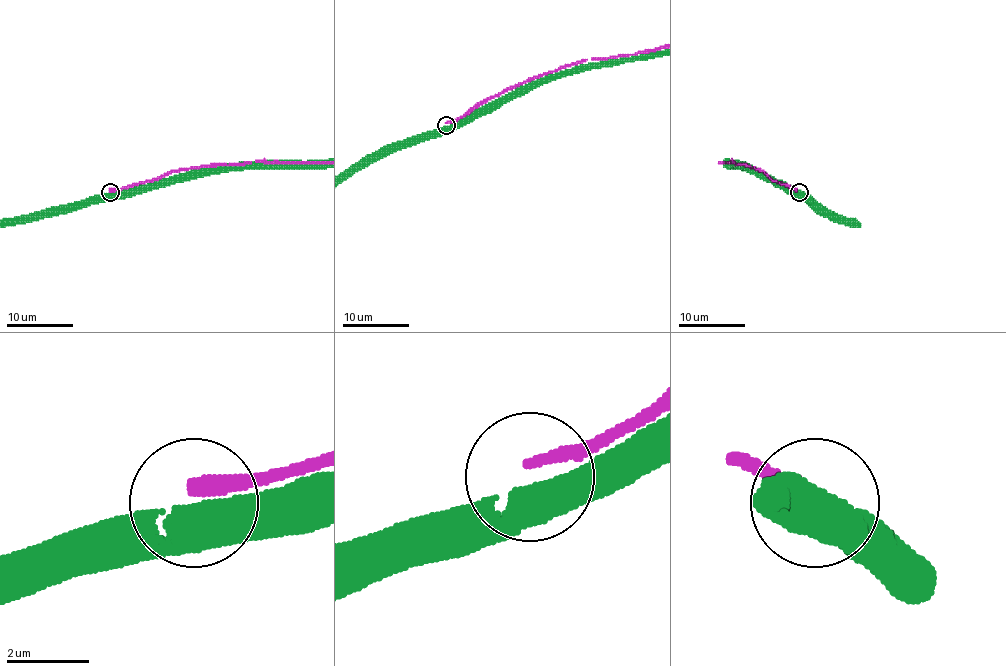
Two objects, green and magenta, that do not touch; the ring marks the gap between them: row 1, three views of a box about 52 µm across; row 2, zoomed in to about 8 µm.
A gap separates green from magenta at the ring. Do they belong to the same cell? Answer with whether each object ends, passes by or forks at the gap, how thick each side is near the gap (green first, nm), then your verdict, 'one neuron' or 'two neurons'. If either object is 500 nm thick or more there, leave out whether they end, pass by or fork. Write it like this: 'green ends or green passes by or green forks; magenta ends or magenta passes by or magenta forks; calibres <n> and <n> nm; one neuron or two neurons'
calibres 550 and 340 nm; two neurons

